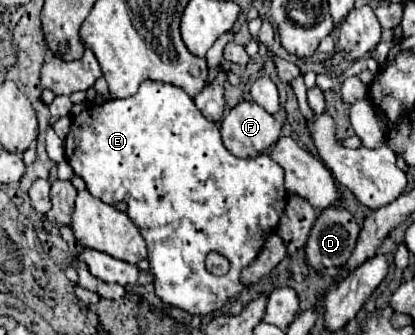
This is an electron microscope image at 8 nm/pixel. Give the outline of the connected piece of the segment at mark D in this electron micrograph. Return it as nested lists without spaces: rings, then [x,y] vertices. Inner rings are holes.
[[[344,208],[322,210],[304,246],[306,264],[316,272],[324,268],[344,266],[344,262],[348,262],[356,246],[358,234],[360,226],[348,210]]]

